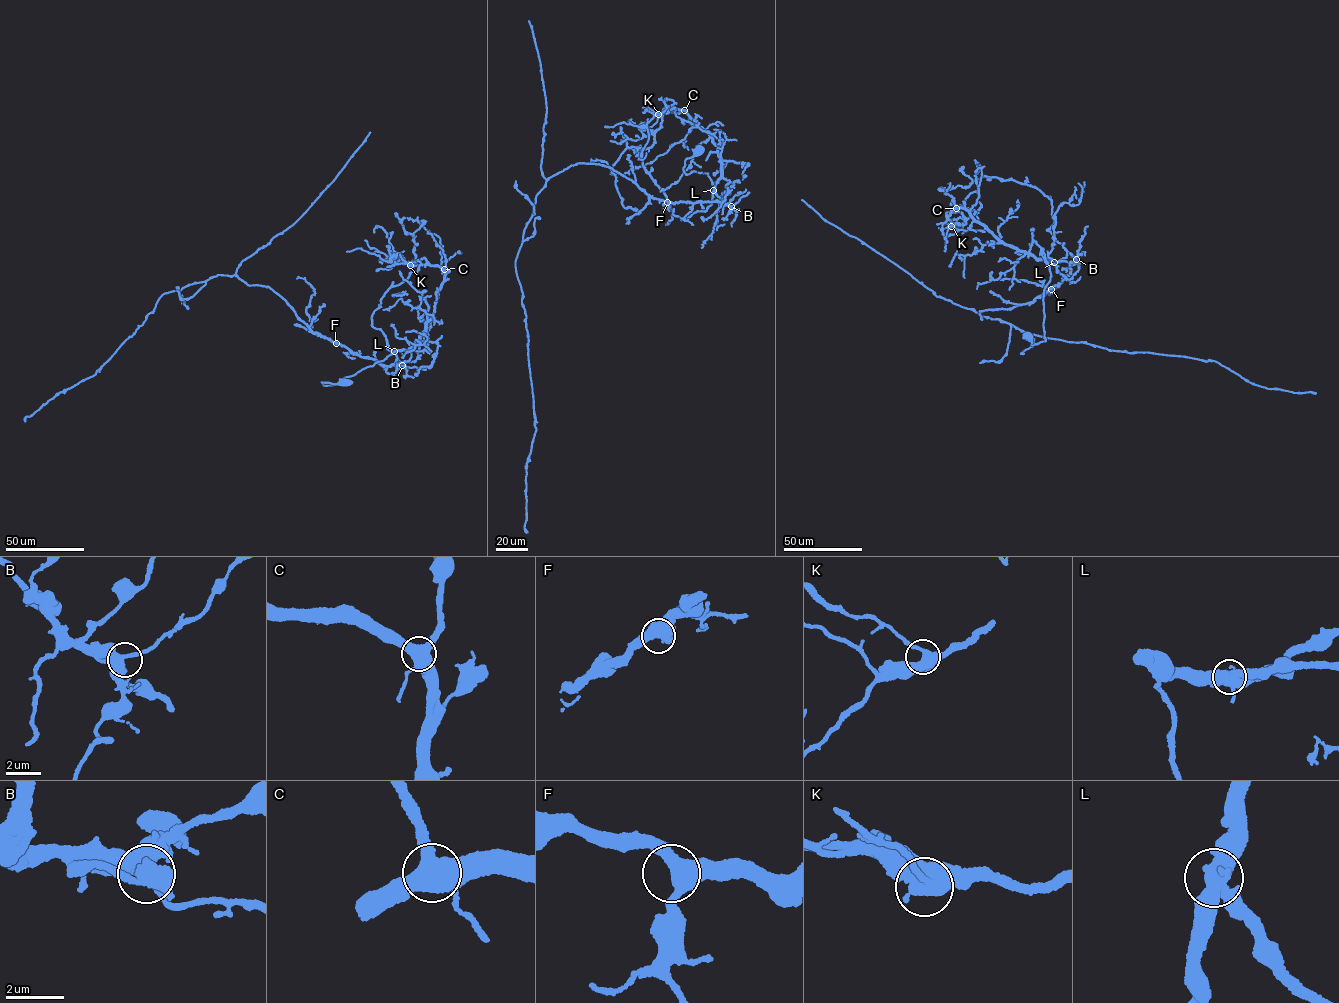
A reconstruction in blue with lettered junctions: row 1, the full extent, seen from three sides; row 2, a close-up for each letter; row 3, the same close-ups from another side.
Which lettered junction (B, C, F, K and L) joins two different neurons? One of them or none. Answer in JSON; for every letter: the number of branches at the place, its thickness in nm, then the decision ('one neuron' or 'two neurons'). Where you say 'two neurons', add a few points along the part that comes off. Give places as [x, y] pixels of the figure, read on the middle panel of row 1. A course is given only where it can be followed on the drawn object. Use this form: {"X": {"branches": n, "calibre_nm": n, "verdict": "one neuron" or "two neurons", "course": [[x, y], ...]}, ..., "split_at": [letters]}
{"B": {"branches": 4, "calibre_nm": 440, "verdict": "one neuron"}, "C": {"branches": 4, "calibre_nm": 500, "verdict": "one neuron"}, "F": {"branches": 3, "calibre_nm": 480, "verdict": "one neuron"}, "K": {"branches": 4, "calibre_nm": 460, "verdict": "one neuron"}, "L": {"branches": 4, "calibre_nm": 500, "verdict": "two neurons", "course": [[713, 190], [723, 201], [669, 202], [610, 168], [580, 162], [536, 195], [515, 263], [536, 428], [527, 532]]}, "split_at": ["L"]}

